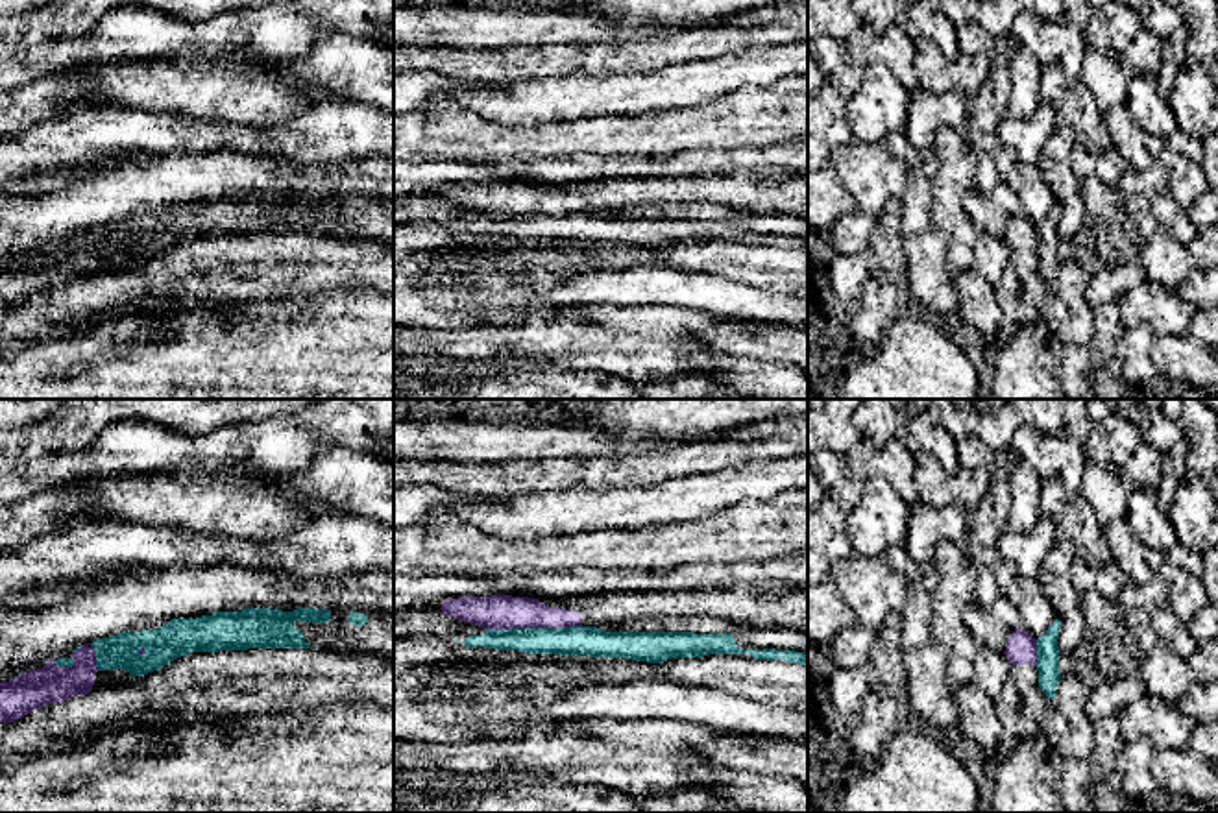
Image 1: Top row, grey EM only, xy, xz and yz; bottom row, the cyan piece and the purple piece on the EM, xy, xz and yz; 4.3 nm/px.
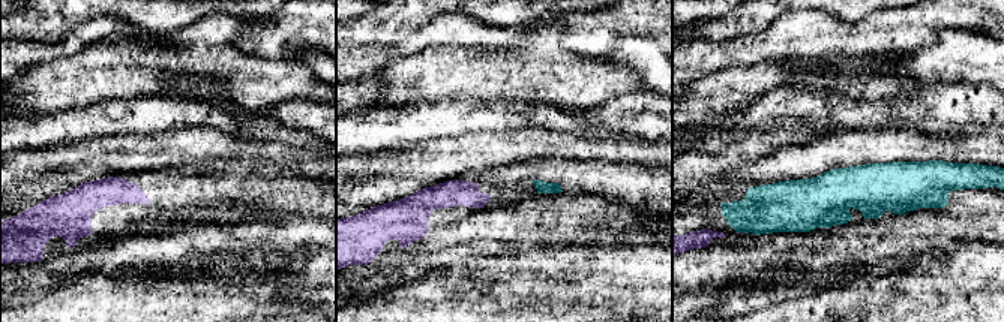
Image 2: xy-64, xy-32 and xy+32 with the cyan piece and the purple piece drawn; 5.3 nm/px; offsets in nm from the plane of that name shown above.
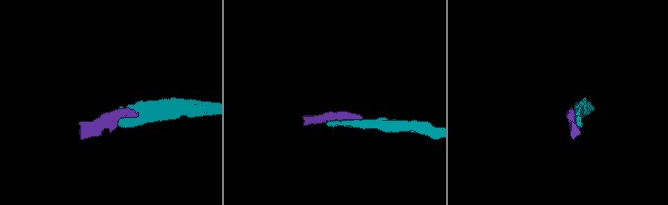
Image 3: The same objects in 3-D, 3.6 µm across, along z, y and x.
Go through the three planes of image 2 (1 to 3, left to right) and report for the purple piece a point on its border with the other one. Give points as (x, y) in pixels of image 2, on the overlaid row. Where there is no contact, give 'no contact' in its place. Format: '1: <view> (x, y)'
1: no contact
2: no contact
3: xy+32 (742, 231)

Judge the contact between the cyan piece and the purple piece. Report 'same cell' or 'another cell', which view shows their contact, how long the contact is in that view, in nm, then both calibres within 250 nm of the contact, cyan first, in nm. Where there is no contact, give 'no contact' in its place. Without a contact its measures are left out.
another cell; meets cyan in xz; contact 420 nm long; 130 nm thick on the cyan side, 160 nm on the other

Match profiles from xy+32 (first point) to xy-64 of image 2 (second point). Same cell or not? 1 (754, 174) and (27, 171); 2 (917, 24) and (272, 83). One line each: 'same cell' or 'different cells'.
1: same cell
2: different cells

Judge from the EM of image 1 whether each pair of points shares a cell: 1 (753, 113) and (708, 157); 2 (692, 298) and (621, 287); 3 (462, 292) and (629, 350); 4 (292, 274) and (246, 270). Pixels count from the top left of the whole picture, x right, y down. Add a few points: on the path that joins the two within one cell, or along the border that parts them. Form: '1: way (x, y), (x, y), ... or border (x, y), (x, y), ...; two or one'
1: border (762, 148), (697, 146), (675, 154); two
2: way (675, 289), (638, 287); one
3: border (564, 307), (487, 326); two
4: border (257, 261), (248, 278), (219, 281), (213, 287); two

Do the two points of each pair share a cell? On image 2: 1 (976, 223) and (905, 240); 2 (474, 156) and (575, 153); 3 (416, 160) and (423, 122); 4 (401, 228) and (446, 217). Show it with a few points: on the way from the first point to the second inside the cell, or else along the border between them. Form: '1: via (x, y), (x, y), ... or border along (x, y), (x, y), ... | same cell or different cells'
1: via (958, 223), (923, 231) | same cell
2: via (500, 149), (550, 147) | same cell
3: border along (456, 135), (431, 137), (407, 147), (387, 149) | different cells
4: via (411, 217), (435, 217) | same cell

